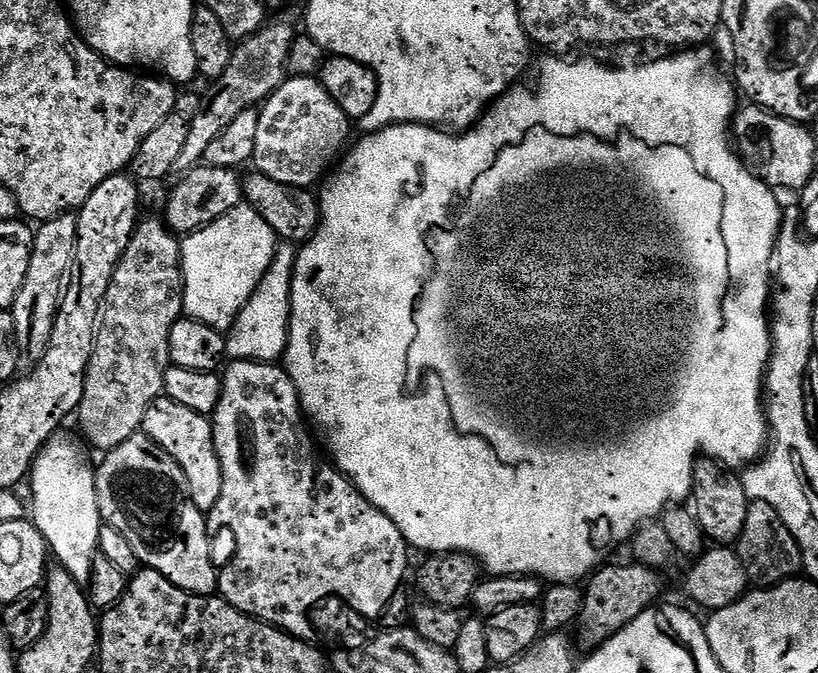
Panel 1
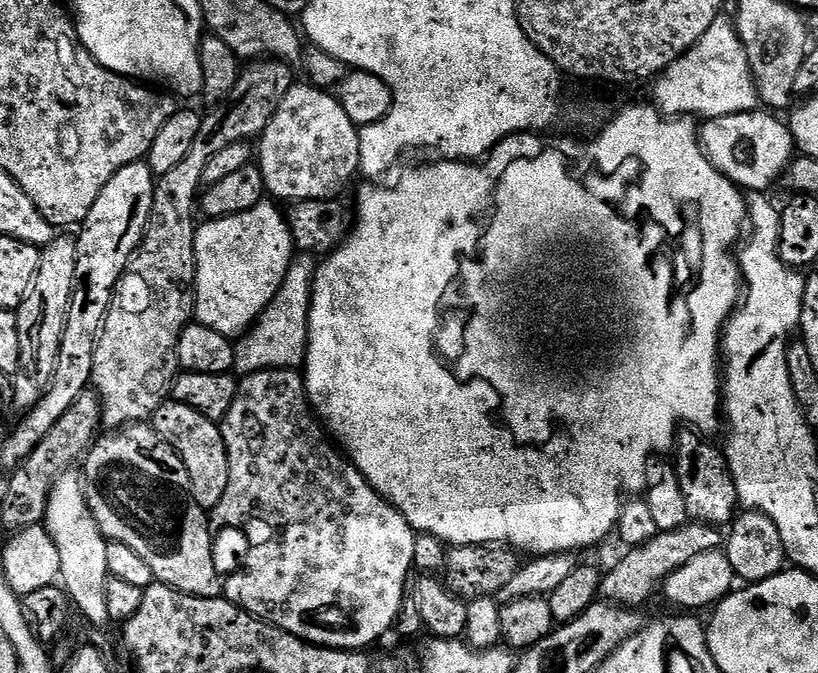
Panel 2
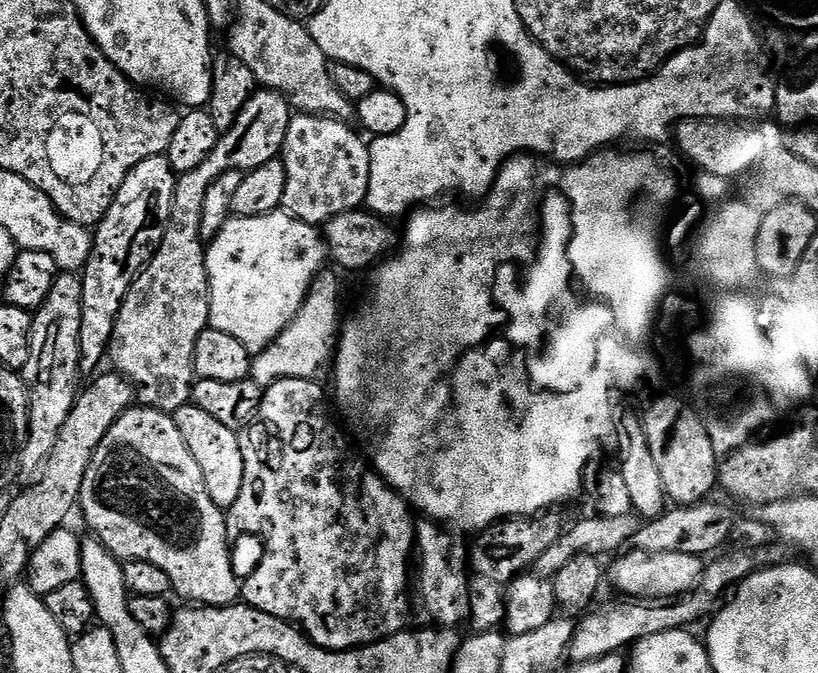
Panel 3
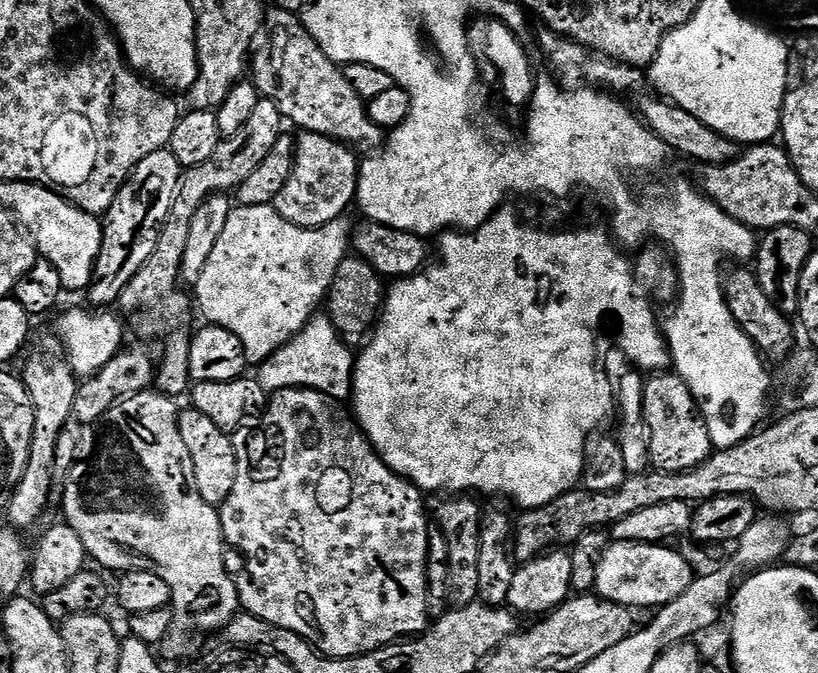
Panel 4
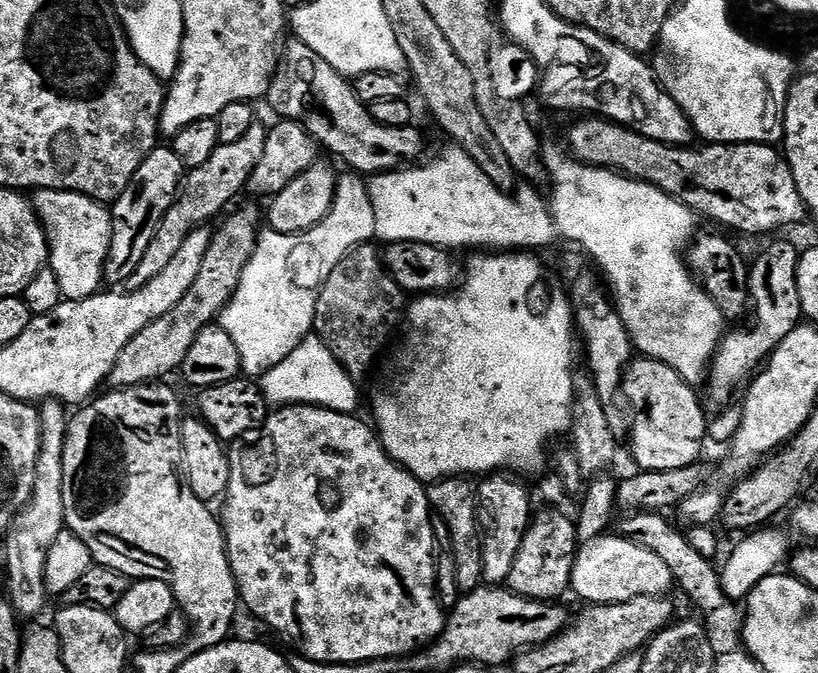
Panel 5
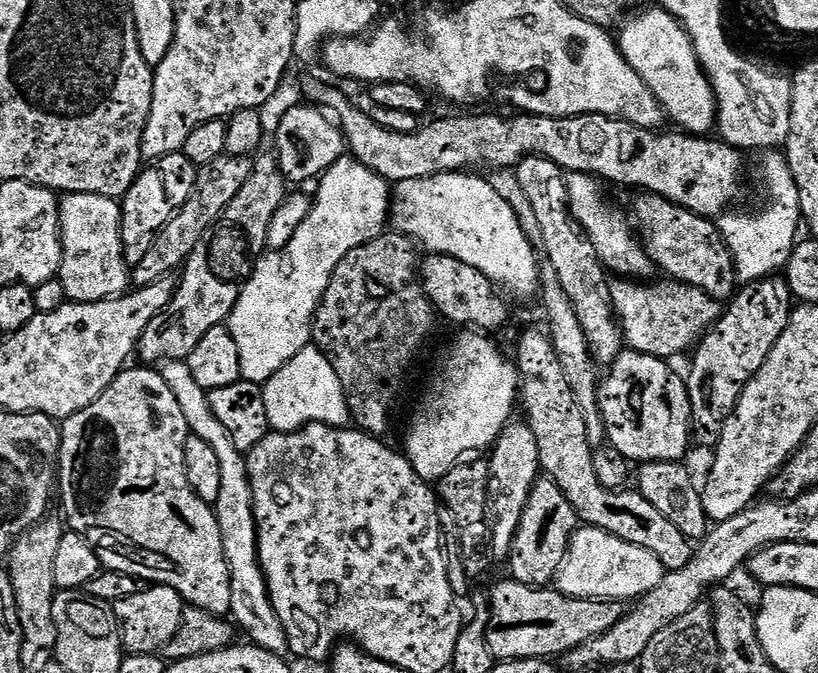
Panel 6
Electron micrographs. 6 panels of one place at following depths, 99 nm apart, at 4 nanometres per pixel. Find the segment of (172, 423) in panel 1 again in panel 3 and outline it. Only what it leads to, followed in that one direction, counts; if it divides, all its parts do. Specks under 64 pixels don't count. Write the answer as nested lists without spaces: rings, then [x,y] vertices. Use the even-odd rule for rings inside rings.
[[[191,402],[176,409],[174,421],[186,450],[190,450],[194,462],[198,464],[204,493],[216,503],[217,508],[226,510],[240,489],[240,442],[237,433],[222,426],[222,422],[206,414],[206,410],[198,410]]]

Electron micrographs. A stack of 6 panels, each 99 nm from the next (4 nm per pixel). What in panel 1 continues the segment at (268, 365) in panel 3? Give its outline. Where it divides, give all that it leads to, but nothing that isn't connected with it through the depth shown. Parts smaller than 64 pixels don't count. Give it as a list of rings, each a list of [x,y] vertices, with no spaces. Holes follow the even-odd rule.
[[[287,242],[277,243],[276,253],[270,262],[270,270],[262,274],[262,282],[250,294],[250,302],[242,306],[238,318],[226,333],[224,350],[229,361],[256,360],[259,364],[274,364],[283,357],[288,345],[288,327],[292,317],[290,290],[294,278],[297,245]]]

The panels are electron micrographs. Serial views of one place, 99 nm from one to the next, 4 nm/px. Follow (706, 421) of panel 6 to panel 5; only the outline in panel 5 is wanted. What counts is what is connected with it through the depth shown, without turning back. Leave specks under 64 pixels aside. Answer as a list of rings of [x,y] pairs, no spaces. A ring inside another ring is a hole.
[[[776,240],[773,244],[766,245],[761,250],[760,257],[756,261],[754,259],[751,261],[748,274],[748,295],[752,325],[749,328],[740,328],[737,332],[729,331],[720,341],[715,354],[712,355],[710,367],[706,373],[706,389],[708,388],[706,404],[709,409],[727,409],[731,405],[728,403],[731,402],[732,395],[739,390],[740,383],[742,383],[742,388],[745,381],[767,361],[768,357],[772,355],[772,351],[783,342],[786,334],[790,334],[795,328],[800,327],[802,313],[796,281],[800,276],[800,265],[800,252],[788,240]]]

